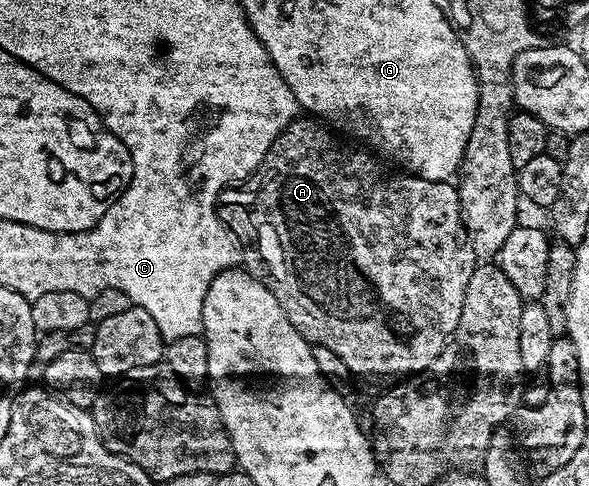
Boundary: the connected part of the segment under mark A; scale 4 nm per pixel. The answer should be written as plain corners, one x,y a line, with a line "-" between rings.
304,119
292,121
277,136
275,143
271,143
263,163
254,173
249,174
236,187
222,189
220,200
224,204
219,209
221,220
241,242
248,261
250,257
249,265
247,261
248,272
254,277
260,277
262,283
275,295
275,299
279,299
279,307
283,307
295,331
299,331
299,335
303,335
310,345
327,347
335,351
335,355
339,355
339,359
347,363
347,367
357,379
397,376
400,378
402,375
422,373
443,351
455,327
459,327
459,315
463,315
463,299
467,295
467,283
471,283
471,275
479,264
477,253
469,240
465,218
462,216
458,186
449,181
432,181
414,177
408,171
398,171
364,148
352,149
351,146
344,145
340,141
342,138
330,132
324,124
313,119
305,120
309,121

